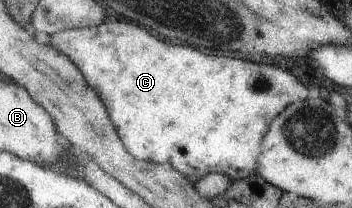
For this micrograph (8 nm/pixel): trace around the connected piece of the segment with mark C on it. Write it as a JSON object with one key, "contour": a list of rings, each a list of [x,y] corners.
{"contour":[[[114,19],[112,22],[103,22],[102,24],[91,27],[80,27],[53,34],[50,38],[49,45],[64,52],[66,56],[70,56],[70,60],[78,66],[86,77],[88,84],[97,91],[104,104],[109,109],[118,134],[122,137],[122,142],[129,148],[130,154],[134,158],[145,160],[146,162],[155,162],[160,164],[170,164],[172,168],[178,169],[178,172],[186,174],[186,176],[196,176],[200,178],[210,173],[220,173],[230,176],[233,181],[246,178],[256,173],[258,166],[258,154],[262,150],[262,139],[266,136],[266,131],[270,128],[272,120],[292,102],[296,100],[306,100],[308,98],[308,88],[292,72],[282,70],[278,66],[269,64],[252,64],[248,60],[236,60],[236,58],[226,58],[226,56],[206,56],[206,52],[196,50],[194,46],[186,46],[186,44],[170,44],[168,40],[162,40],[158,36],[154,36],[150,30],[144,32],[142,26],[132,24],[128,20]]]}

